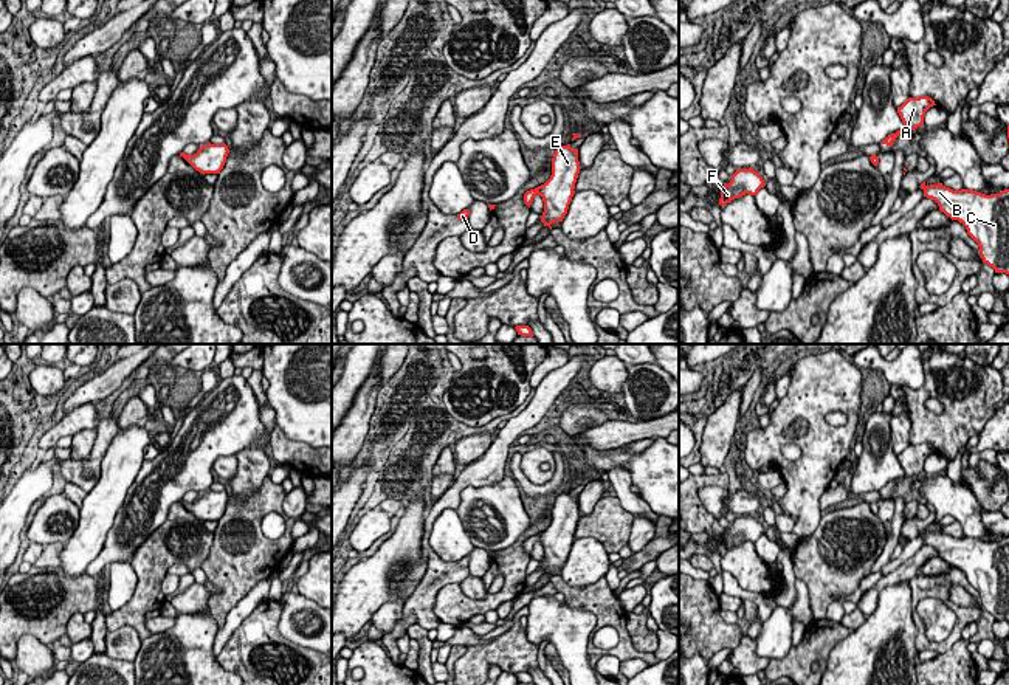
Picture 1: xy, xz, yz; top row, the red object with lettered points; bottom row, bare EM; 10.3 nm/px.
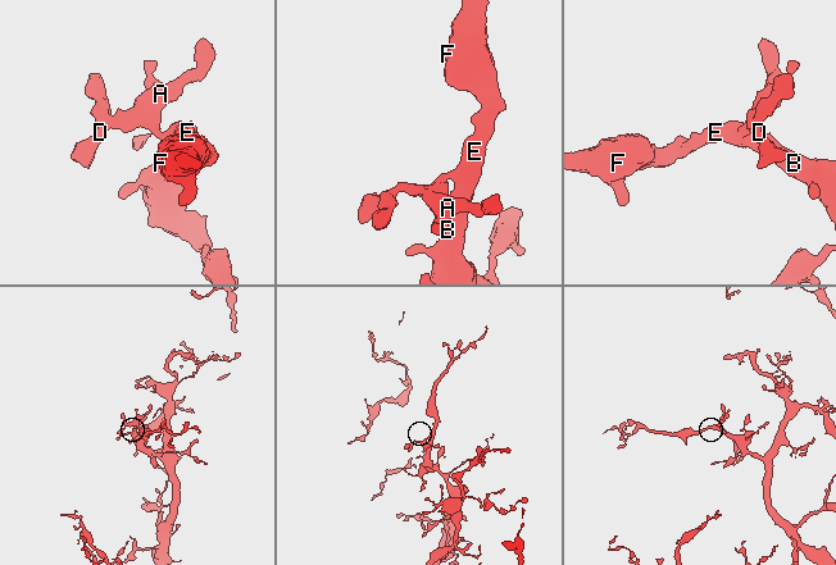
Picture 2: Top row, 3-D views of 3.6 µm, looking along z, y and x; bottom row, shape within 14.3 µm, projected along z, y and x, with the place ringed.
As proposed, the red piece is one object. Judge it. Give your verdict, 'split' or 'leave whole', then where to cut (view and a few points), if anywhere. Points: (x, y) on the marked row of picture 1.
leave whole; cut none

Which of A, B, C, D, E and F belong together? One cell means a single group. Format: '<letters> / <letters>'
A B C D E F

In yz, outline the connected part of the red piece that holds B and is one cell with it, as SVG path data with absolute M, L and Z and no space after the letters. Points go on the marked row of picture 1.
M942 183L919 186L924 197L938 203L939 211L958 220L978 243L980 256L995 273L1009 274L1009 189L1000 194L953 191Z

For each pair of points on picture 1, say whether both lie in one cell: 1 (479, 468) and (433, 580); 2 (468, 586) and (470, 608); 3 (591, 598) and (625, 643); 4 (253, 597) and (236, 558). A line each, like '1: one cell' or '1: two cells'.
1: two cells
2: two cells
3: one cell
4: two cells

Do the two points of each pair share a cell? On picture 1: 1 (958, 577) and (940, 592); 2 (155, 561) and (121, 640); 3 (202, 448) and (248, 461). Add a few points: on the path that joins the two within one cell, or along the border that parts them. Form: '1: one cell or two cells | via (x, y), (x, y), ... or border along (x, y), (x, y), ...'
1: one cell | via (953, 577), (943, 588)
2: two cells | border along (109, 633), (123, 626), (132, 626), (141, 639)
3: two cells | border along (265, 433), (234, 454)

